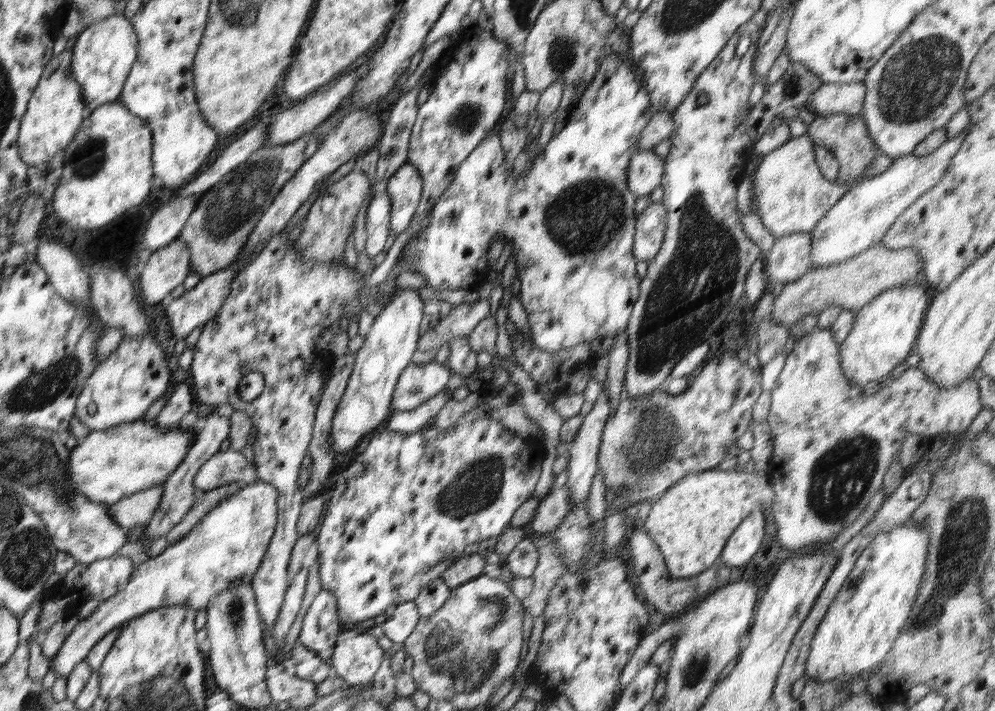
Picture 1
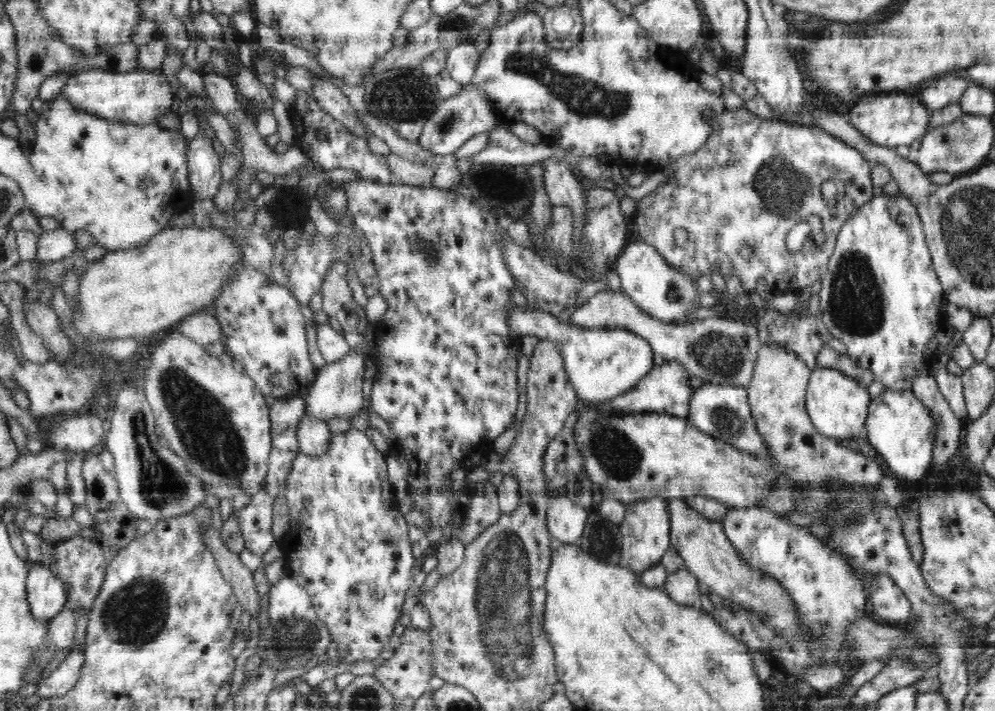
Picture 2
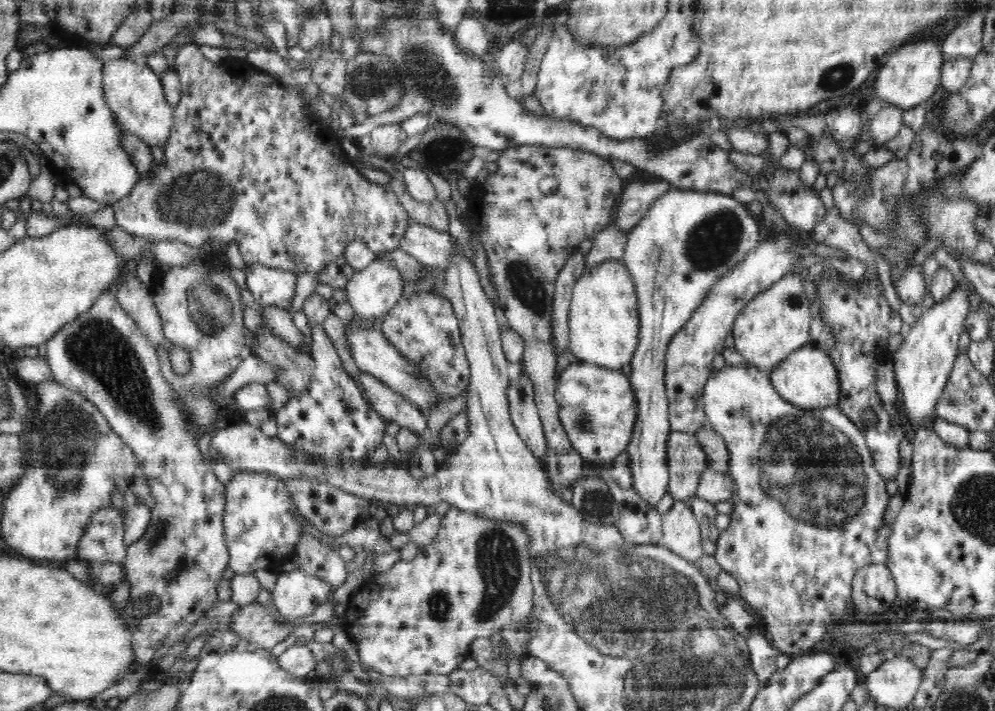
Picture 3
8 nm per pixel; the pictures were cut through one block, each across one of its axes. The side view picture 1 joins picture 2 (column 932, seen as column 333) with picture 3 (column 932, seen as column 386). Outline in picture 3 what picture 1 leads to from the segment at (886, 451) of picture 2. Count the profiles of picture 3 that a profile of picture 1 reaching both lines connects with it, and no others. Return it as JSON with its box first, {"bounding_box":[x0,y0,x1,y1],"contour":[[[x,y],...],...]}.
{"bounding_box":[891,283,970,428],"contour":[[[956,283],[950,296],[939,303],[935,302],[924,311],[914,326],[905,328],[899,349],[891,355],[894,377],[899,387],[900,413],[911,418],[908,421],[916,428],[930,424],[936,418],[935,404],[946,388],[950,371],[958,356],[958,338],[970,312],[968,292]]]}

